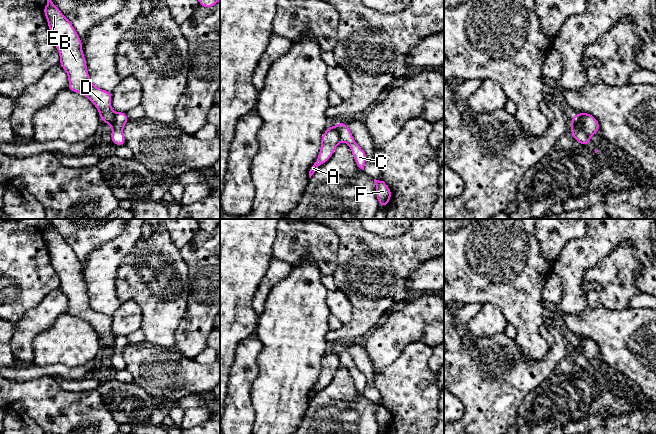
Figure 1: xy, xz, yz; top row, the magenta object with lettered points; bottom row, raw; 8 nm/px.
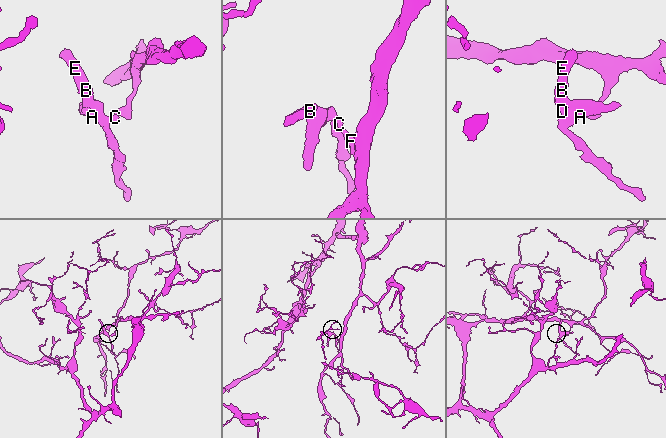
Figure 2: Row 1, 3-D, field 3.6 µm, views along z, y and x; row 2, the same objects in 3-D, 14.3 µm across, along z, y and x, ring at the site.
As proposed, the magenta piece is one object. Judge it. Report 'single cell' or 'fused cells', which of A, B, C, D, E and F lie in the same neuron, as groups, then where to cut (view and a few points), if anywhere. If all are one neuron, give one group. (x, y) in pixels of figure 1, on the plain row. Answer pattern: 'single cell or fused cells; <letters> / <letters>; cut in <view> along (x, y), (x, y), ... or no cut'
fused cells; A B D E / C F; cut in yz along (579, 337), (583, 355), (589, 361)

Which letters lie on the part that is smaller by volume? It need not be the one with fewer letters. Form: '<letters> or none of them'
A, B, D, E

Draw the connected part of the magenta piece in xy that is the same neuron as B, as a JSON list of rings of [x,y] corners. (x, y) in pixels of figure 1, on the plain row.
[[[49,221],[47,222],[47,229],[42,233],[47,243],[52,266],[60,279],[59,289],[66,295],[69,302],[67,313],[81,318],[91,324],[99,336],[102,347],[107,347],[113,351],[115,346],[115,337],[111,331],[112,316],[97,312],[92,308],[87,294],[86,283],[82,275],[82,265],[75,252]]]

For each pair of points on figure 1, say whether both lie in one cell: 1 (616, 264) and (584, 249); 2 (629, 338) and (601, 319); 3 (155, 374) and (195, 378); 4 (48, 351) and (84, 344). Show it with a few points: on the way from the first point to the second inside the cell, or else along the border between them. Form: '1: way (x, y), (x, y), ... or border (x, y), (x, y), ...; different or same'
1: border (622, 244), (584, 272); different
2: way (622, 336), (608, 326); same
3: way (165, 374), (185, 376); same
4: way (57, 345), (75, 344); same

